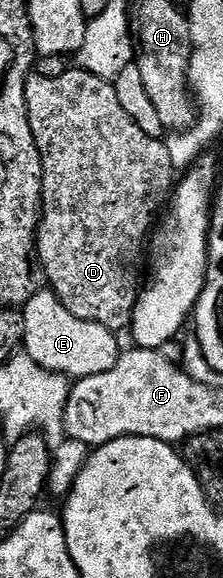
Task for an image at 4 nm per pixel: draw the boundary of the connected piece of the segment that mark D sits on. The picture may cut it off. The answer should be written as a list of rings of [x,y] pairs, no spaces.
[[[67,70],[59,74],[59,78],[30,75],[29,81],[25,84],[25,97],[27,98],[27,114],[31,122],[31,134],[35,138],[41,155],[42,217],[41,224],[37,228],[37,256],[41,259],[44,279],[51,291],[63,302],[63,306],[67,306],[67,310],[75,314],[75,318],[83,318],[87,322],[99,322],[99,326],[110,328],[114,334],[120,333],[120,328],[128,329],[133,322],[137,293],[143,280],[143,261],[147,256],[147,237],[154,231],[155,221],[162,209],[170,203],[171,193],[175,188],[173,156],[169,153],[164,139],[156,140],[151,138],[151,134],[143,134],[143,130],[139,130],[139,126],[131,122],[127,110],[123,110],[123,106],[119,103],[119,96],[115,94],[112,83],[90,72]]]

